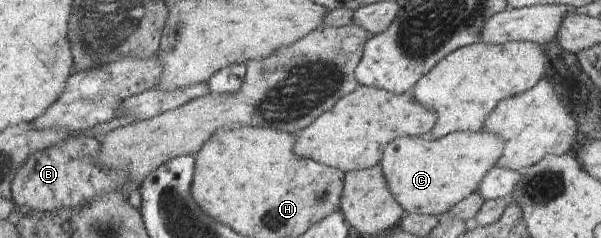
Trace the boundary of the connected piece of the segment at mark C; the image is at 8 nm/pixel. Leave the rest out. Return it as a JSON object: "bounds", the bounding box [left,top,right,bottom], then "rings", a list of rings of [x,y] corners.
{"bounds":[381,131,505,216],"rings":[[[456,131],[438,140],[405,136],[393,140],[381,160],[393,195],[406,213],[442,216],[479,190],[484,177],[499,164],[505,142],[492,131]]]}

